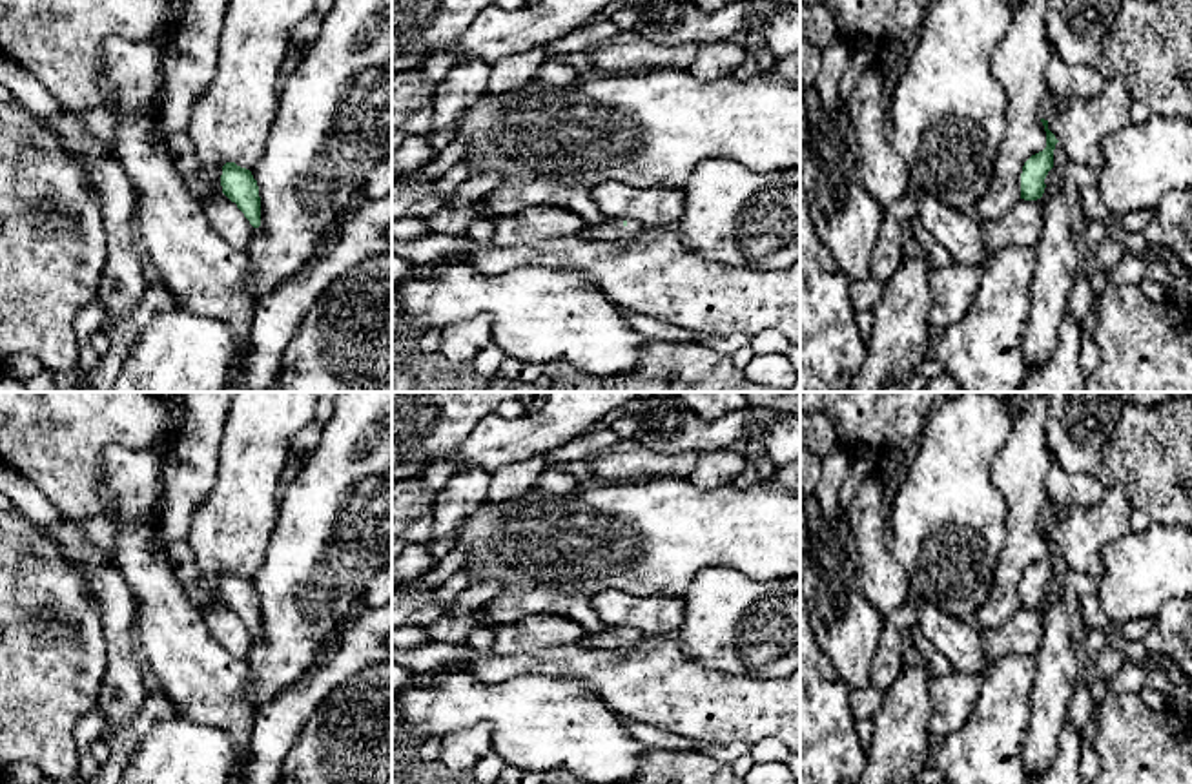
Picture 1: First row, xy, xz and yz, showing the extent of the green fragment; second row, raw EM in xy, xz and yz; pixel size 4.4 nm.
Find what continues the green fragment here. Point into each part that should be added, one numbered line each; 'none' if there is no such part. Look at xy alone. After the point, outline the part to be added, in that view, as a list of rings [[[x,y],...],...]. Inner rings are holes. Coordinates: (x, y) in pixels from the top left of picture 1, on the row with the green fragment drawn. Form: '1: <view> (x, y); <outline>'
none

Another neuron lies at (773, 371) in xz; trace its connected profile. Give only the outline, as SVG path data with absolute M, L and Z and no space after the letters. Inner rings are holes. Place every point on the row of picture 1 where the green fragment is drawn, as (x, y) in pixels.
M753 356L742 372L753 383L786 390L800 377L787 356Z

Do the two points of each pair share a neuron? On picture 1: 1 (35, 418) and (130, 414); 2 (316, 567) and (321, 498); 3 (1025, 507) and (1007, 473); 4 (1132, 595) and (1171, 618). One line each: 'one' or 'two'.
1: one
2: one
3: one
4: two

